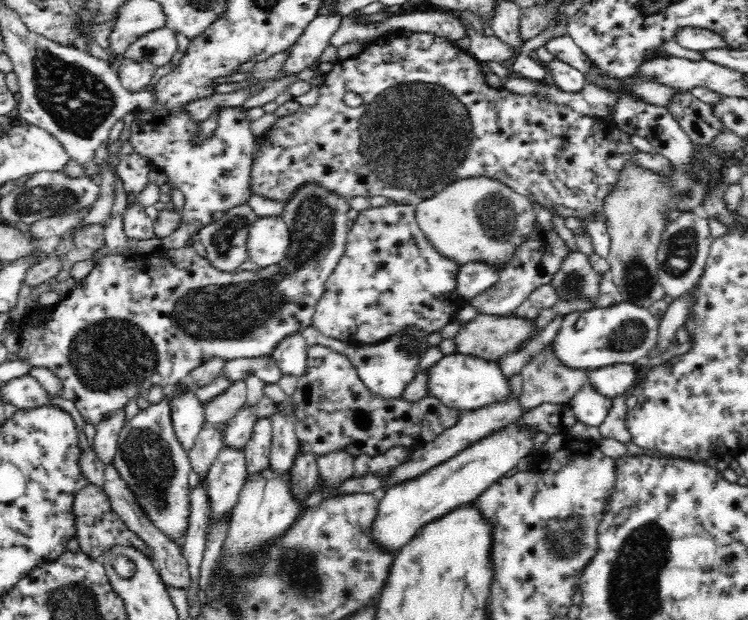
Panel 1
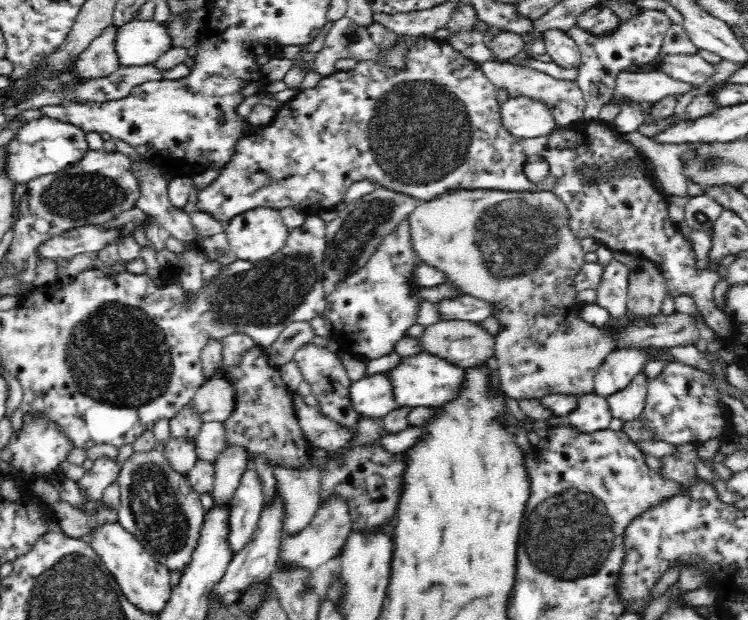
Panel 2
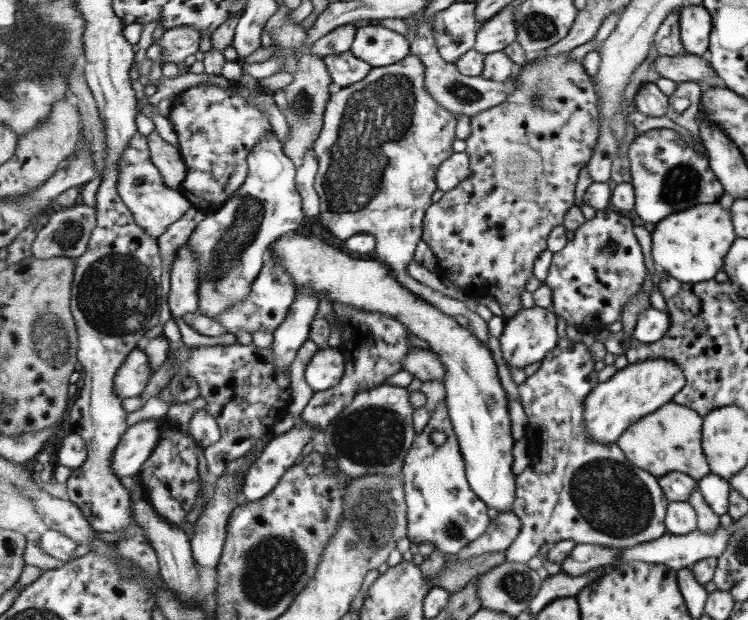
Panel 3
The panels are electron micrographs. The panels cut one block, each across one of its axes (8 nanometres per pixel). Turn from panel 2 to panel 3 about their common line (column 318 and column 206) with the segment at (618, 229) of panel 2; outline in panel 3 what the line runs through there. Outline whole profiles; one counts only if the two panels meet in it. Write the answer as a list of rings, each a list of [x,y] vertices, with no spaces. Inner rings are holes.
[[[199,84],[182,92],[173,100],[169,117],[179,137],[180,153],[188,166],[187,178],[179,189],[192,202],[194,208],[204,213],[218,210],[245,184],[250,168],[249,153],[262,141],[266,132],[274,130],[265,110],[248,103],[235,87],[223,88],[213,84]]]

